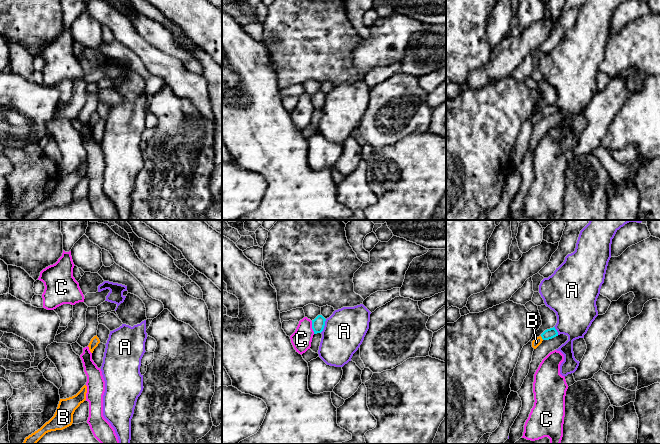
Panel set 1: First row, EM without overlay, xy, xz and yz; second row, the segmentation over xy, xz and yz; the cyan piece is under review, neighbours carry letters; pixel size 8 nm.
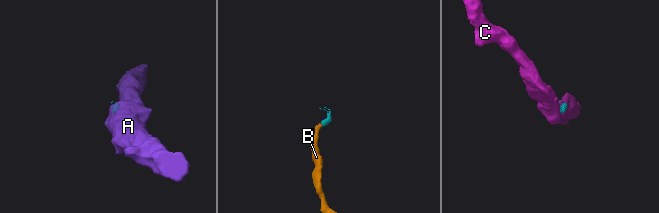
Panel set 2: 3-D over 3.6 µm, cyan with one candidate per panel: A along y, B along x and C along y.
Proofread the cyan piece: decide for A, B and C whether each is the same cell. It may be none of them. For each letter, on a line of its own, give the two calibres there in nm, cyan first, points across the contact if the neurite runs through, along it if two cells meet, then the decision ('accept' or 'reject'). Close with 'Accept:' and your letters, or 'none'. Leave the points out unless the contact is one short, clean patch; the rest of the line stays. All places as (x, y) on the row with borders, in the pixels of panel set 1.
A: 100/340 nm | along xz (326, 319), (324, 328), (320, 332) | reject
B: 80/70 nm | across yz (550, 333), (542, 338), (536, 342) | accept
C: 100/170 nm | along xz (311, 321), (314, 333) | reject
Accept: B

